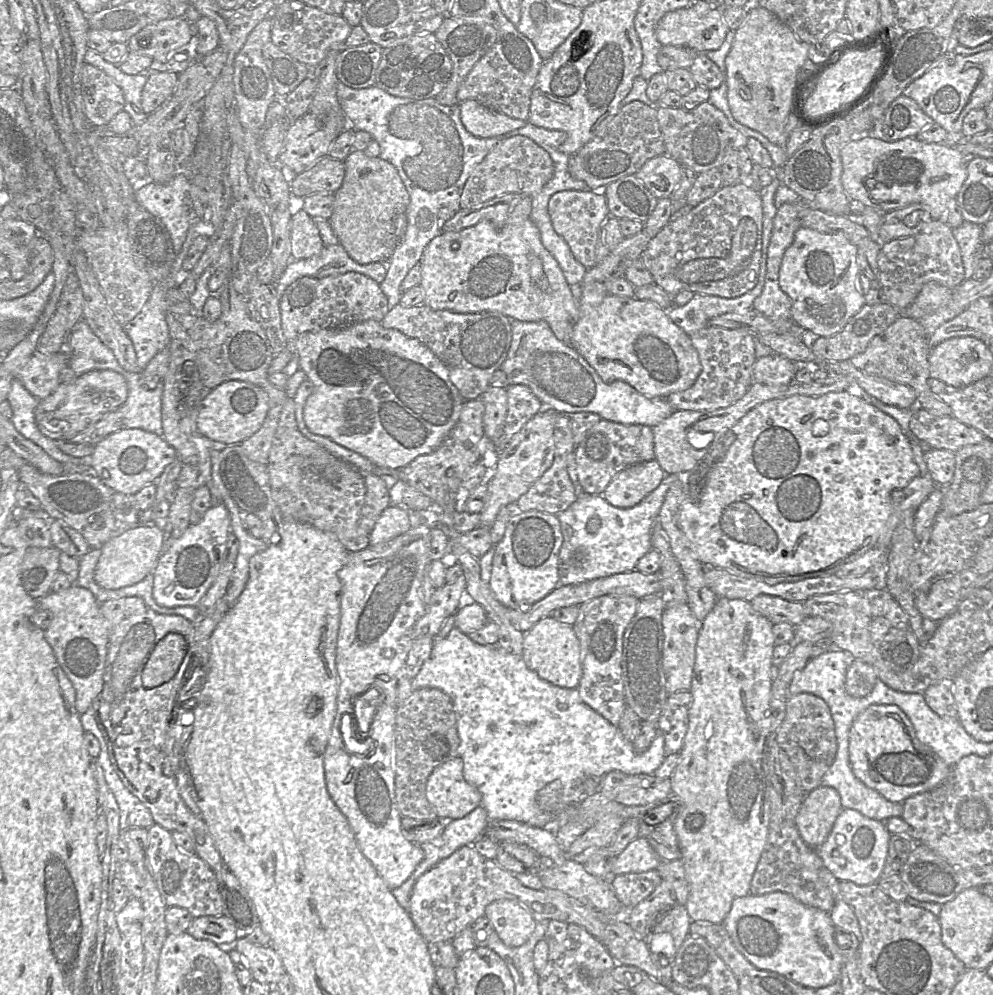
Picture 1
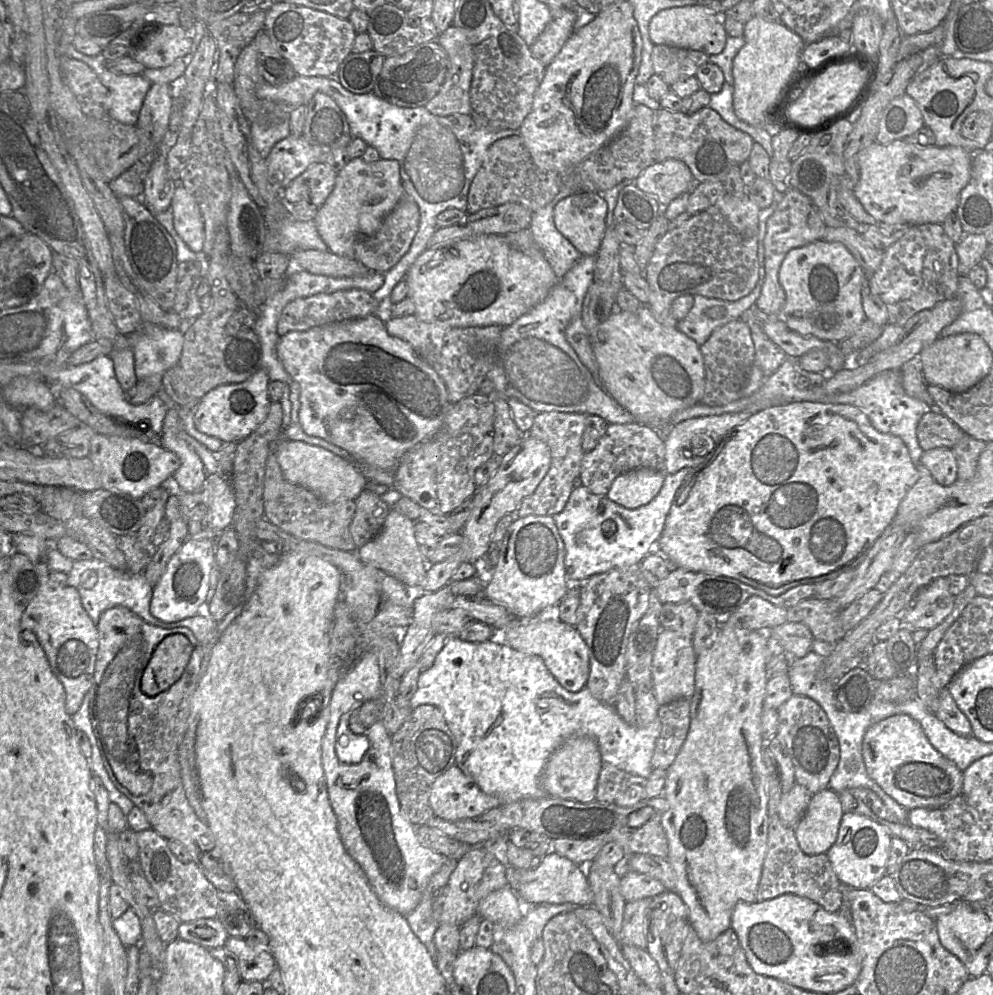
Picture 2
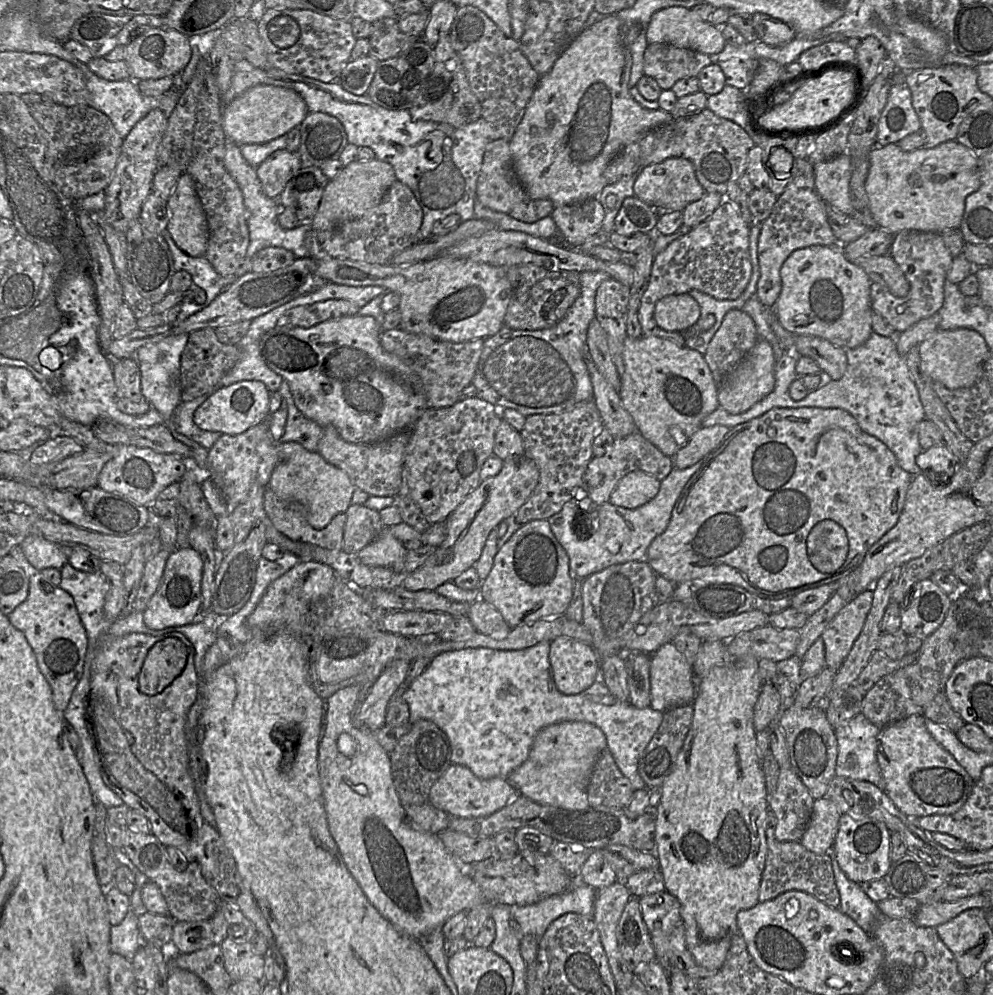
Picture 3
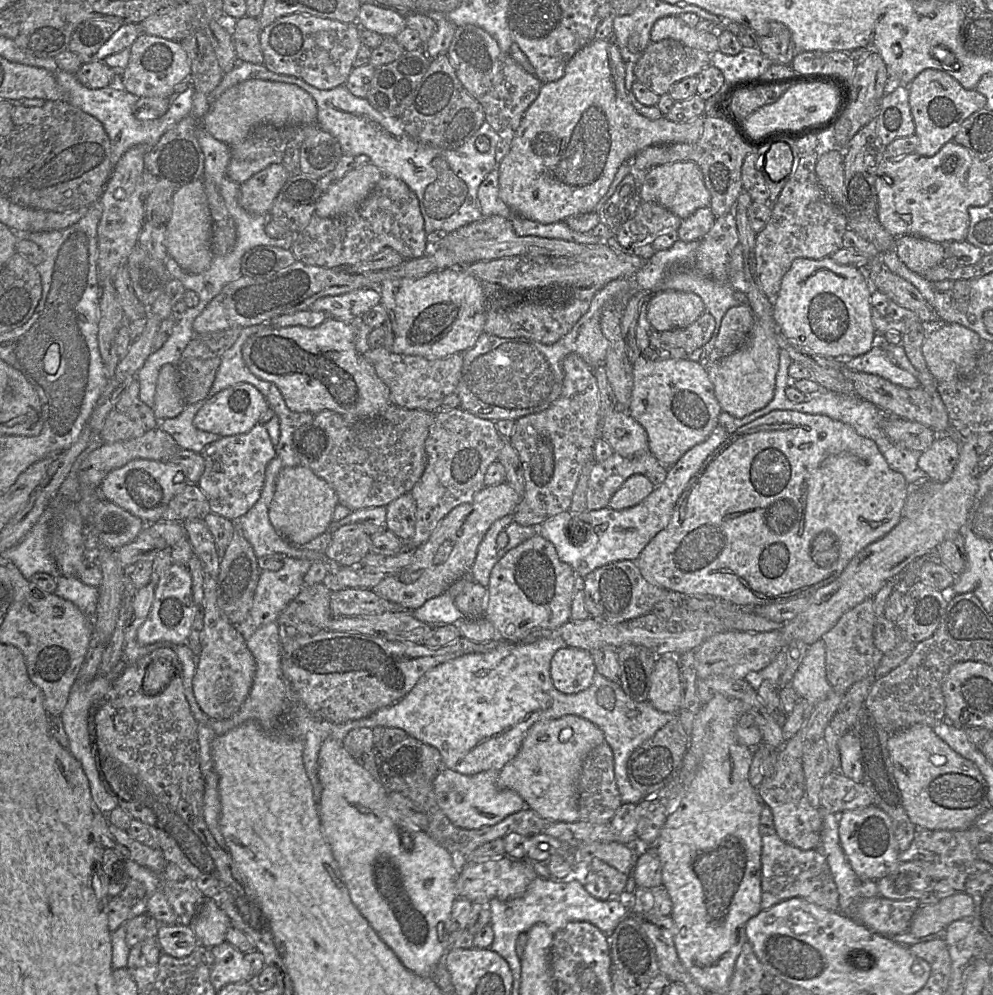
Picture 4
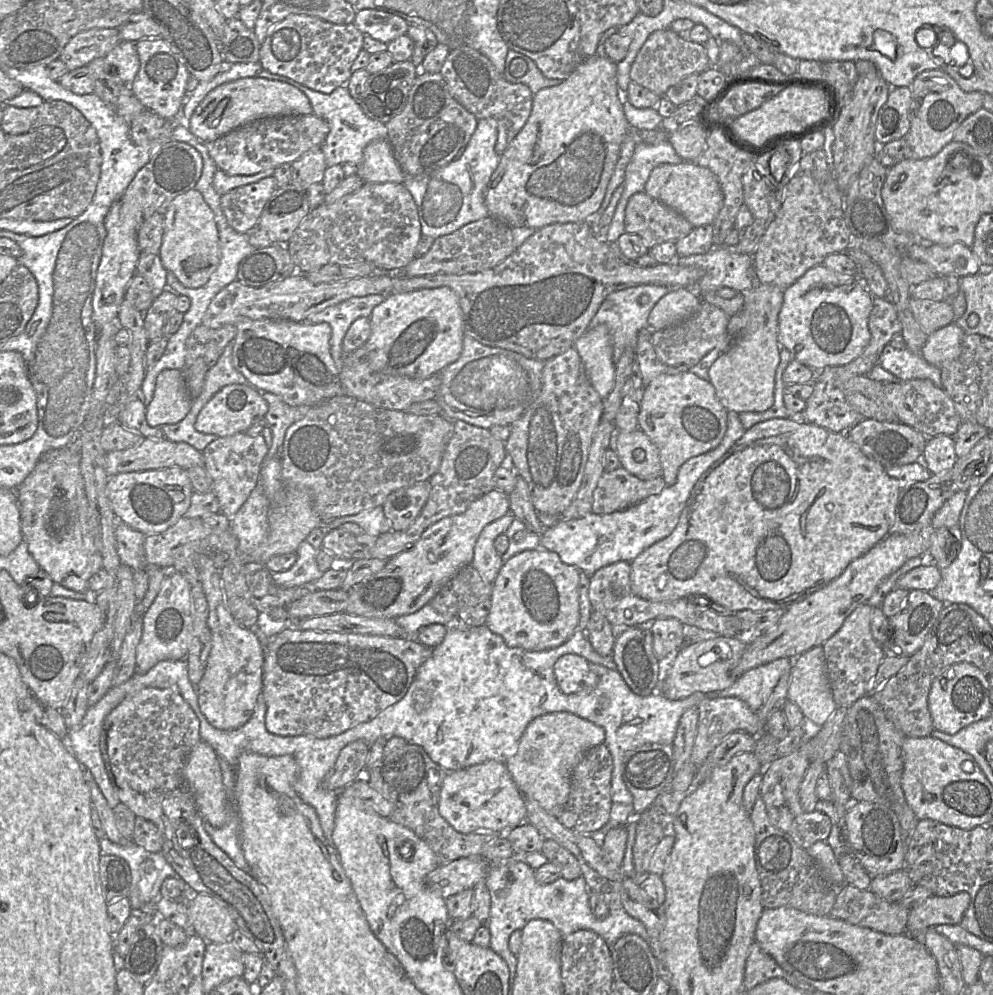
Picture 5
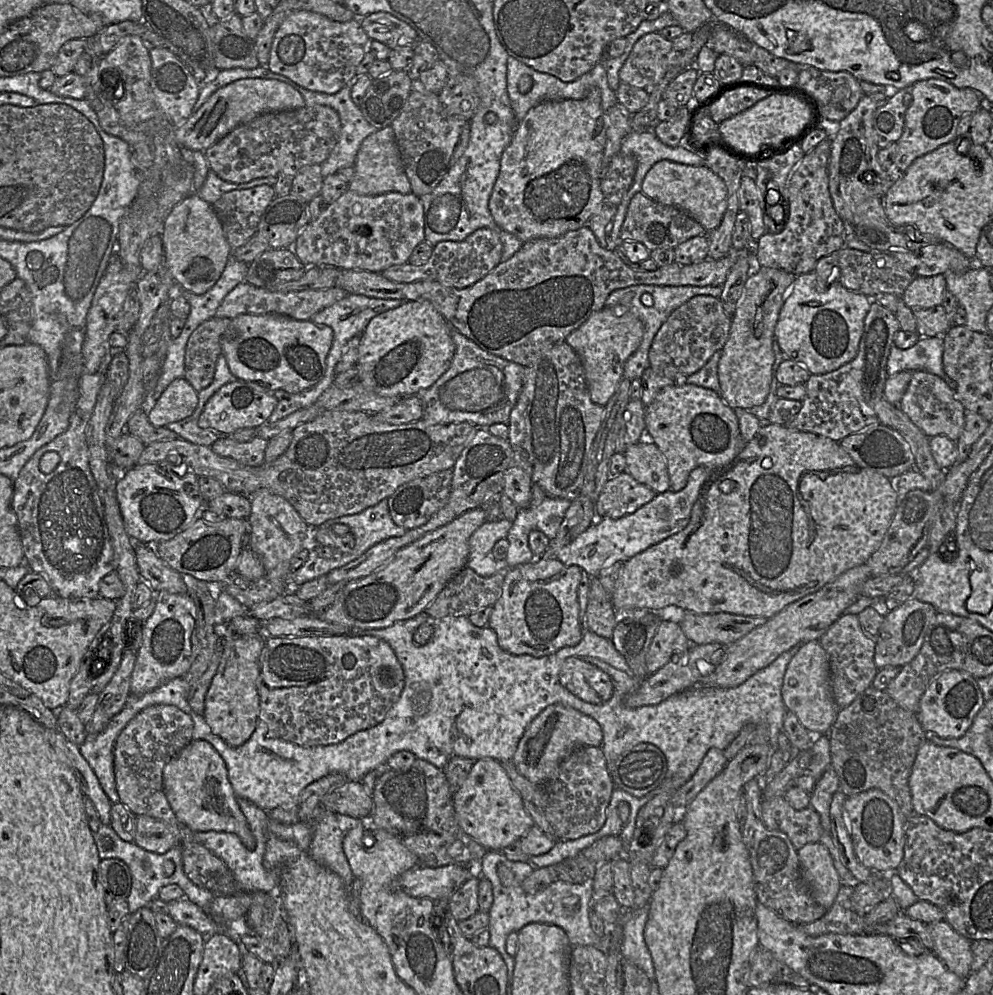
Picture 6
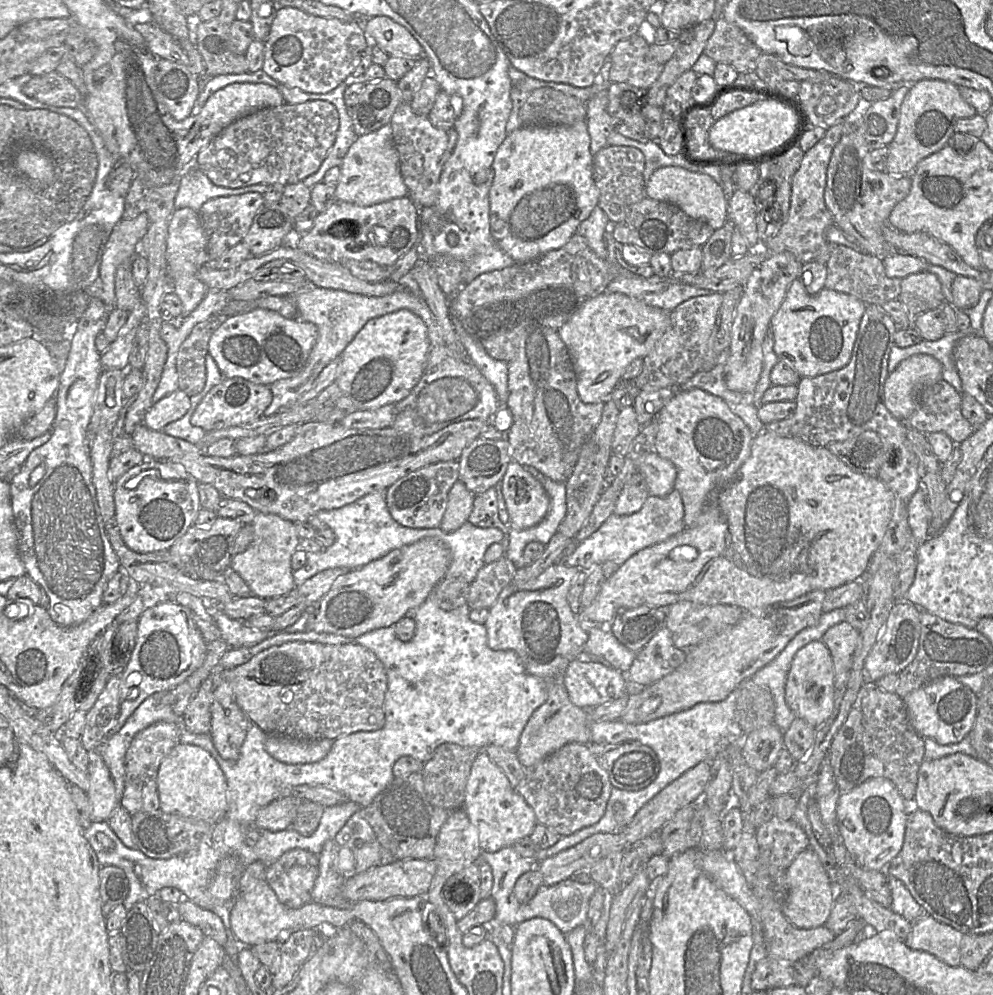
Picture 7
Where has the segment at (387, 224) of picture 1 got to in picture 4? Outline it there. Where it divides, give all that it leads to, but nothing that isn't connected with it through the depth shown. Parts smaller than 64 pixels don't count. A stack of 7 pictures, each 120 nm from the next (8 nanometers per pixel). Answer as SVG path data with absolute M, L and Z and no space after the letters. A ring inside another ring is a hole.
M370 162L353 168L321 194L313 215L321 218L329 218L356 210L382 177L381 170Z

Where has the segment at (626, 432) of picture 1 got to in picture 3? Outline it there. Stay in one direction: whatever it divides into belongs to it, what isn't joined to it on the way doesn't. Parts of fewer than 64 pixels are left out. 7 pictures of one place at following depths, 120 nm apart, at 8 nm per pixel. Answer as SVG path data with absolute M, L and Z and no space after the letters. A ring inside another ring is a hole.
M636 431L625 437L614 438L611 446L602 456L591 458L582 477L584 494L594 504L607 503L619 480L629 472L634 470L644 471L662 481L671 472L672 468L672 458L664 455L640 432Z

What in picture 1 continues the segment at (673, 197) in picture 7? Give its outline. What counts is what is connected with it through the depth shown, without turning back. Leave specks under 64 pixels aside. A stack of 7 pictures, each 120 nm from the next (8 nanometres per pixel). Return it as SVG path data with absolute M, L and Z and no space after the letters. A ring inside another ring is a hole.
M666 154L647 160L634 174L657 198L669 198L681 181L681 165Z

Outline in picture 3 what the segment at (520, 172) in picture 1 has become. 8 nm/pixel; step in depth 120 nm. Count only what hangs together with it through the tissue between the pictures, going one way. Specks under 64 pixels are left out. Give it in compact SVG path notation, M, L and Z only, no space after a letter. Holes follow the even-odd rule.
M499 138L489 142L484 151L477 179L476 200L483 206L506 213L523 222L533 223L552 213L554 205L549 199L532 199L518 180L512 163L509 141Z

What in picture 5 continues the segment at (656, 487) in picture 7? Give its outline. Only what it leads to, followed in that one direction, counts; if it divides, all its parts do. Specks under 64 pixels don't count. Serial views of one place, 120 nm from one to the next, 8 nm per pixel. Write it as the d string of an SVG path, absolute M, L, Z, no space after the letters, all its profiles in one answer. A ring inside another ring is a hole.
M640 430L616 431L613 450L621 467L641 480L661 476L659 452L651 440Z

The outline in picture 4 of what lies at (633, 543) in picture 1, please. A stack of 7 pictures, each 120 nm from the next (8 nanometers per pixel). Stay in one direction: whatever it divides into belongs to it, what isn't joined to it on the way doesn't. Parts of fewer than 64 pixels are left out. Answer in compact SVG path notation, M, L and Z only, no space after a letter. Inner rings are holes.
M717 426L706 440L689 449L668 469L665 481L640 504L624 510L613 510L608 506L587 513L583 511L580 514L572 514L568 510L542 523L538 527L539 534L554 545L559 559L569 564L576 574L583 578L596 569L614 562L636 561L648 543L668 526L674 507L687 484L728 435L723 427ZM571 521L582 521L588 525L584 541L577 543L572 538Z

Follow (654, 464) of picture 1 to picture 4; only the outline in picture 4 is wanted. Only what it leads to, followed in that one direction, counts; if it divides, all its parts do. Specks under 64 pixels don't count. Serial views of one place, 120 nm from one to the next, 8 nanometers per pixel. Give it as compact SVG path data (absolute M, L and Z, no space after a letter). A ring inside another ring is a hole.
M641 474L630 476L612 496L609 507L624 510L643 502L655 489L650 480Z

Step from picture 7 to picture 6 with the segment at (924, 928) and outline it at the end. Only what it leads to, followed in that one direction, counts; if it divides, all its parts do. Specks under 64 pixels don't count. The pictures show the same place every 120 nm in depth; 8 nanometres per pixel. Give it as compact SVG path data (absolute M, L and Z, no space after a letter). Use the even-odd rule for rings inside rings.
M947 921L928 924L933 941L933 953L946 967L961 978L971 974L973 953L970 940L954 930Z

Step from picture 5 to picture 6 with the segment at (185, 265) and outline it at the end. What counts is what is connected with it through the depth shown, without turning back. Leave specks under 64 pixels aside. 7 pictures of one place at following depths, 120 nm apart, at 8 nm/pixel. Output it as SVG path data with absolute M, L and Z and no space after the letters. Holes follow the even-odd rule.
M190 193L172 208L164 221L161 240L164 263L174 281L182 289L197 295L213 287L231 254L231 247L213 205L195 193Z

